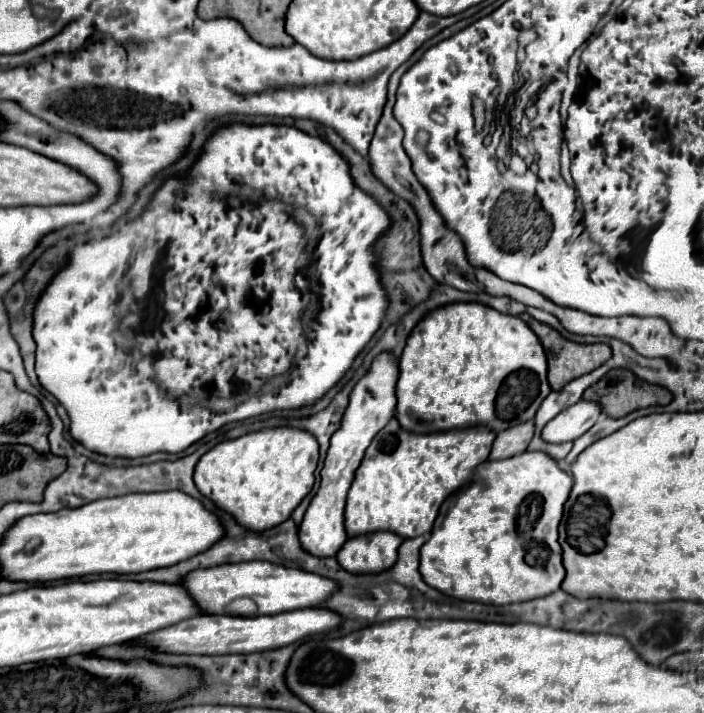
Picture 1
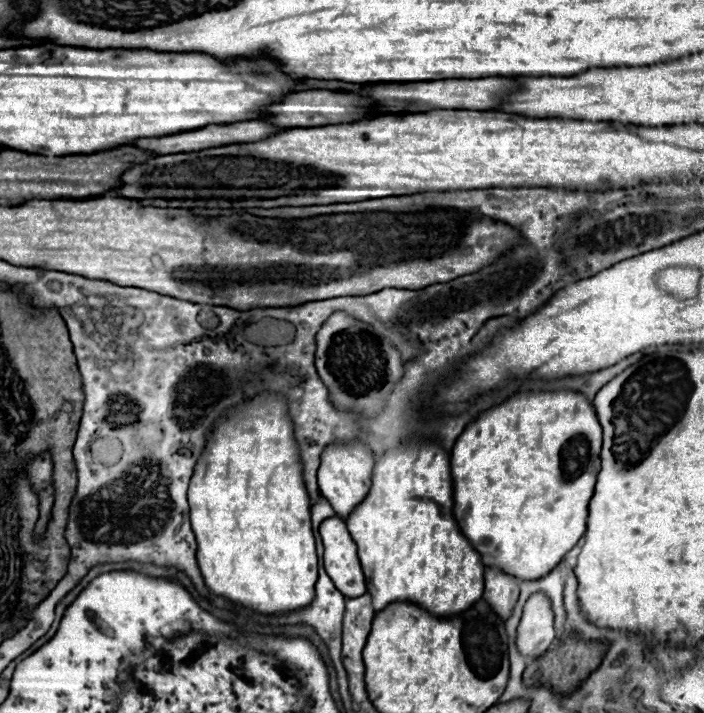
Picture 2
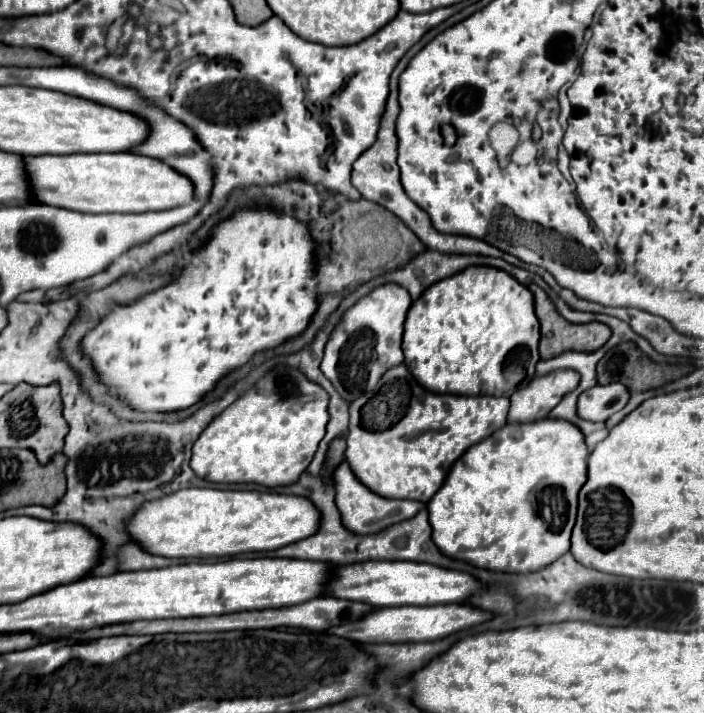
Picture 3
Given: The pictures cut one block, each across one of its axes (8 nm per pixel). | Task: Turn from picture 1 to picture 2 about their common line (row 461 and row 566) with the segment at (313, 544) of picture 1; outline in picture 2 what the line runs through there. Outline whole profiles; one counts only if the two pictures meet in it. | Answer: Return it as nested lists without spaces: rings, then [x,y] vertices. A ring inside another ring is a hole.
[[[338,516],[328,518],[320,526],[320,534],[324,542],[324,568],[334,580],[336,588],[348,598],[366,594],[366,580],[358,558],[358,548],[346,530],[346,522]]]

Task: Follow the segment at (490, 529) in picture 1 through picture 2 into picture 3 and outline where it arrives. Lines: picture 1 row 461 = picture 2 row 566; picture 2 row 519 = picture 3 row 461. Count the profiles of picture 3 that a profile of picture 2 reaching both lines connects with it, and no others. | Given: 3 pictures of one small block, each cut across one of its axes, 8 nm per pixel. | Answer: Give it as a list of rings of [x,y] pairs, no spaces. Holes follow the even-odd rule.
[[[544,418],[536,422],[508,422],[488,438],[480,440],[478,444],[470,446],[450,468],[446,482],[442,488],[432,496],[428,502],[428,512],[430,512],[430,526],[432,526],[432,538],[434,544],[448,556],[458,558],[458,560],[468,560],[474,566],[480,568],[490,568],[490,570],[504,570],[504,572],[534,572],[550,562],[554,558],[566,554],[570,550],[570,532],[576,522],[576,508],[578,508],[578,492],[580,486],[586,482],[586,460],[588,460],[588,448],[584,444],[584,434],[578,430],[578,426],[570,424],[568,420],[562,418]]]

